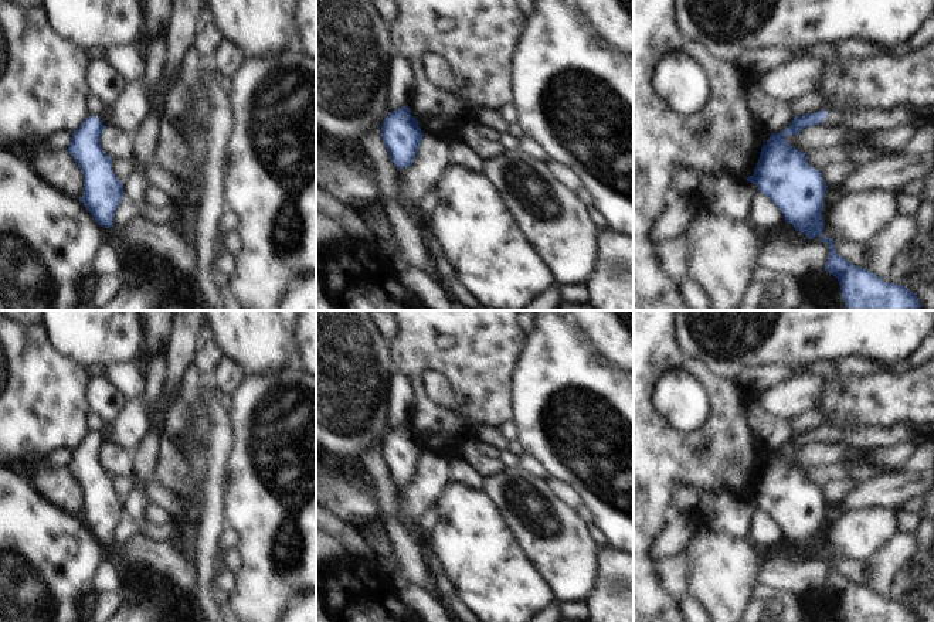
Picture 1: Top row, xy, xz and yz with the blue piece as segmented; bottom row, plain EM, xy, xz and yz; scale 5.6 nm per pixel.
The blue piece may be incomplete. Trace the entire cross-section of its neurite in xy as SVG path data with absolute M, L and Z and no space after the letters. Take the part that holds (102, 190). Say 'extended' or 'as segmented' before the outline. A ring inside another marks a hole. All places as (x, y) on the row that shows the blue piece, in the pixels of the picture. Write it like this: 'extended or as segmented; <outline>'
as segmented; M86 116L72 133L68 146L84 174L81 203L98 225L113 227L113 217L123 198L123 184L112 171L112 159L101 147L101 135L106 128L98 116Z

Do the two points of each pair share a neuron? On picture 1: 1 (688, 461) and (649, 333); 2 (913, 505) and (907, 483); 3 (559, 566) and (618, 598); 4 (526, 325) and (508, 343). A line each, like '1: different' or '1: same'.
1: same
2: different
3: different
4: different

